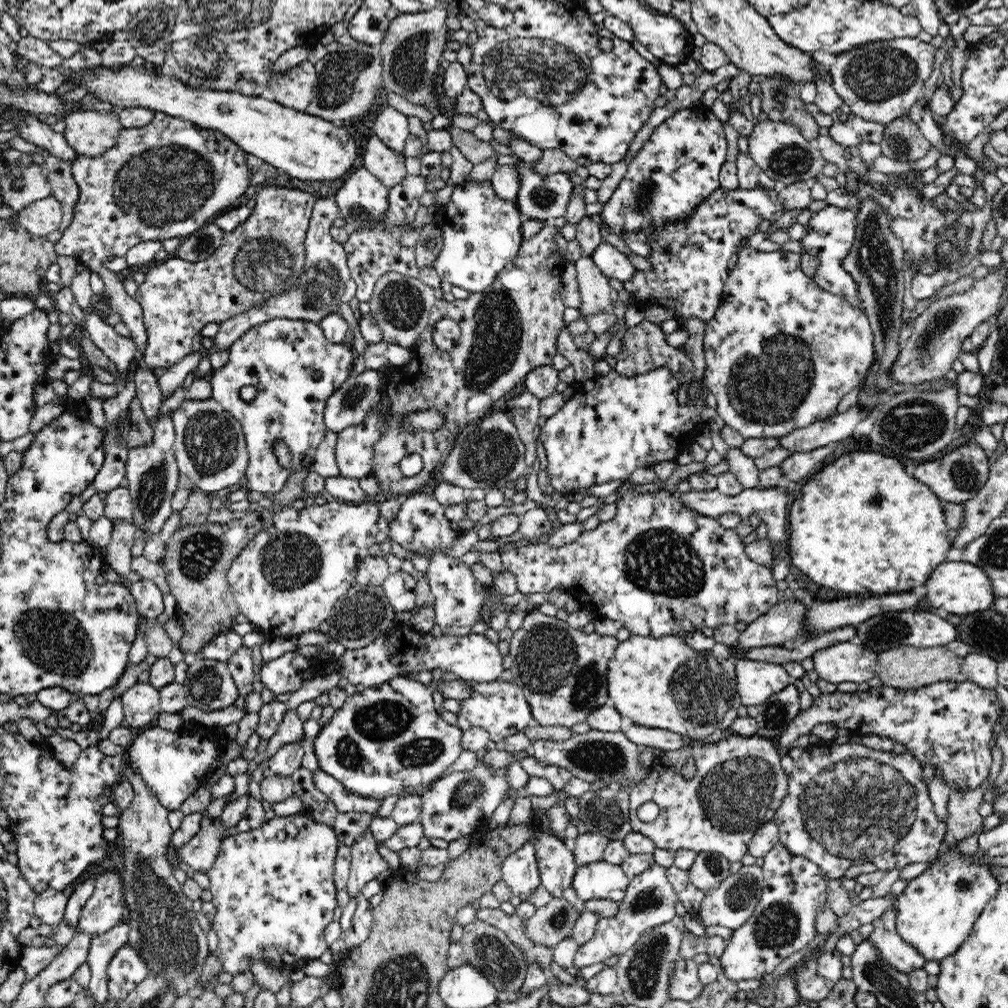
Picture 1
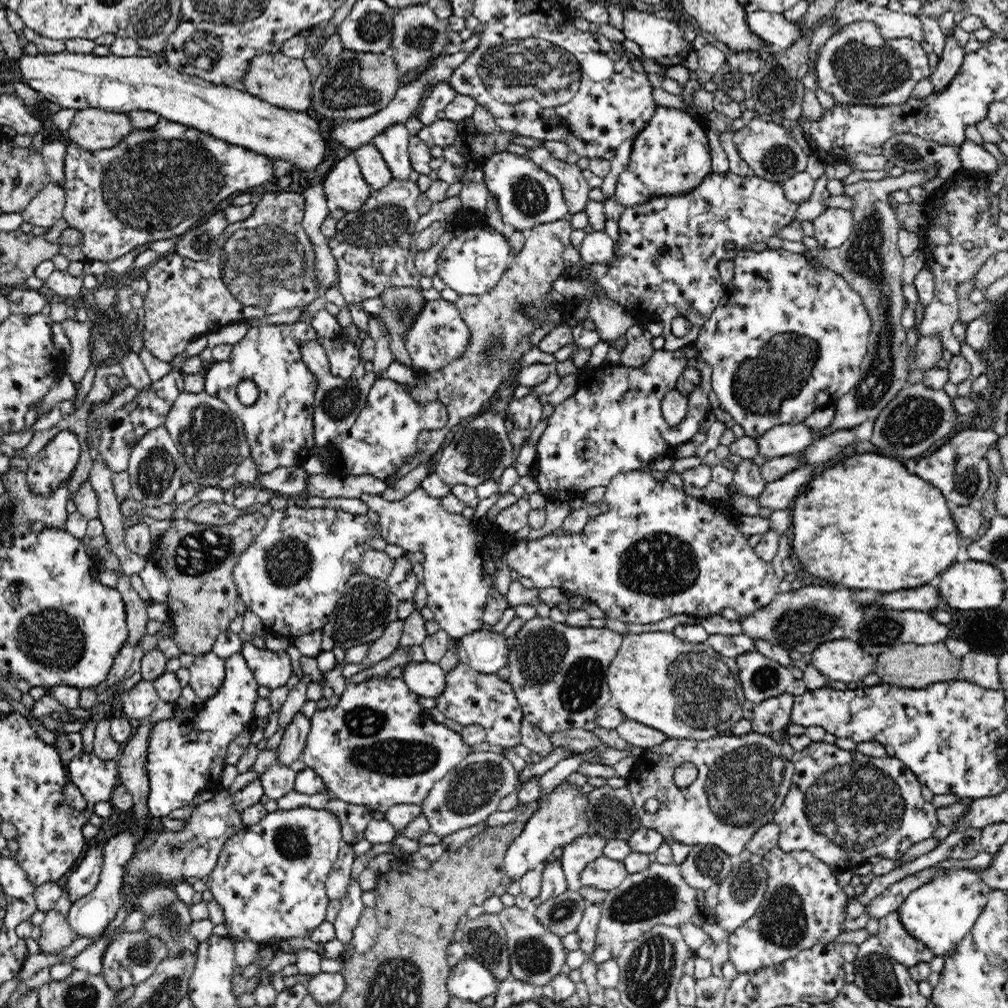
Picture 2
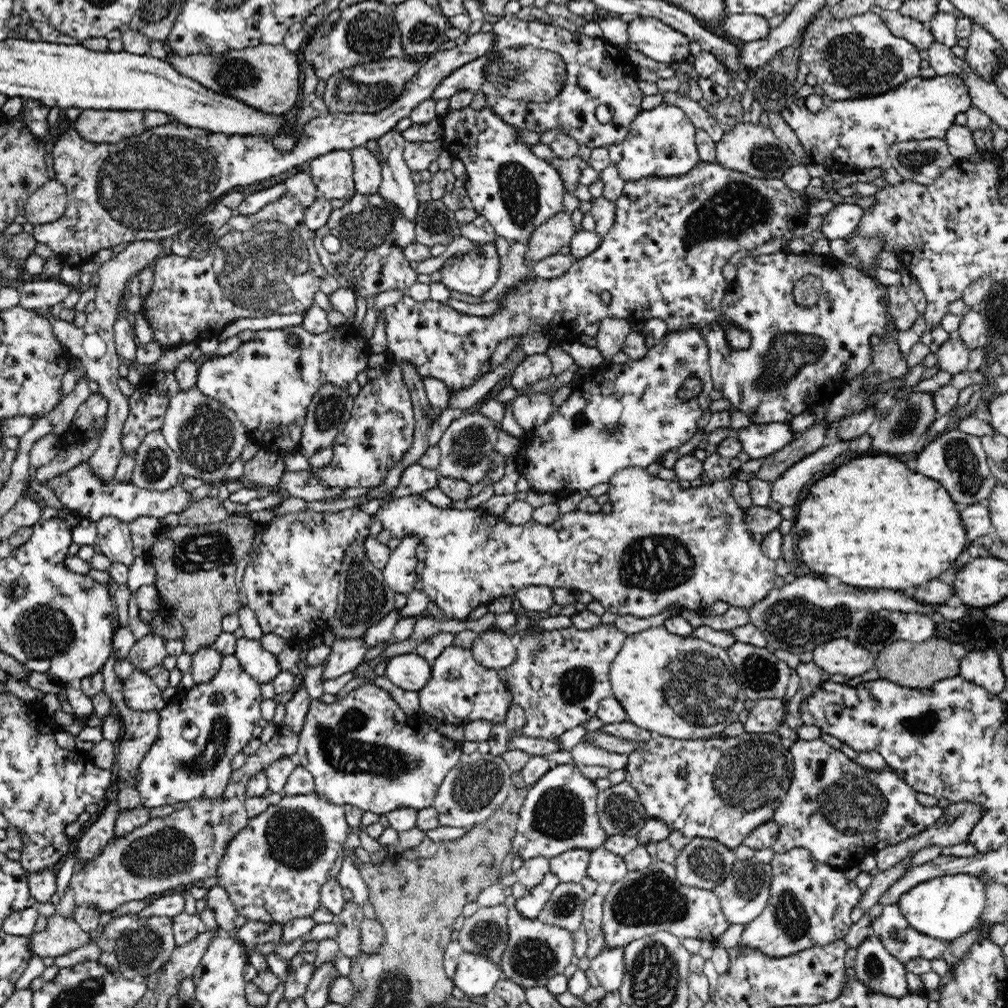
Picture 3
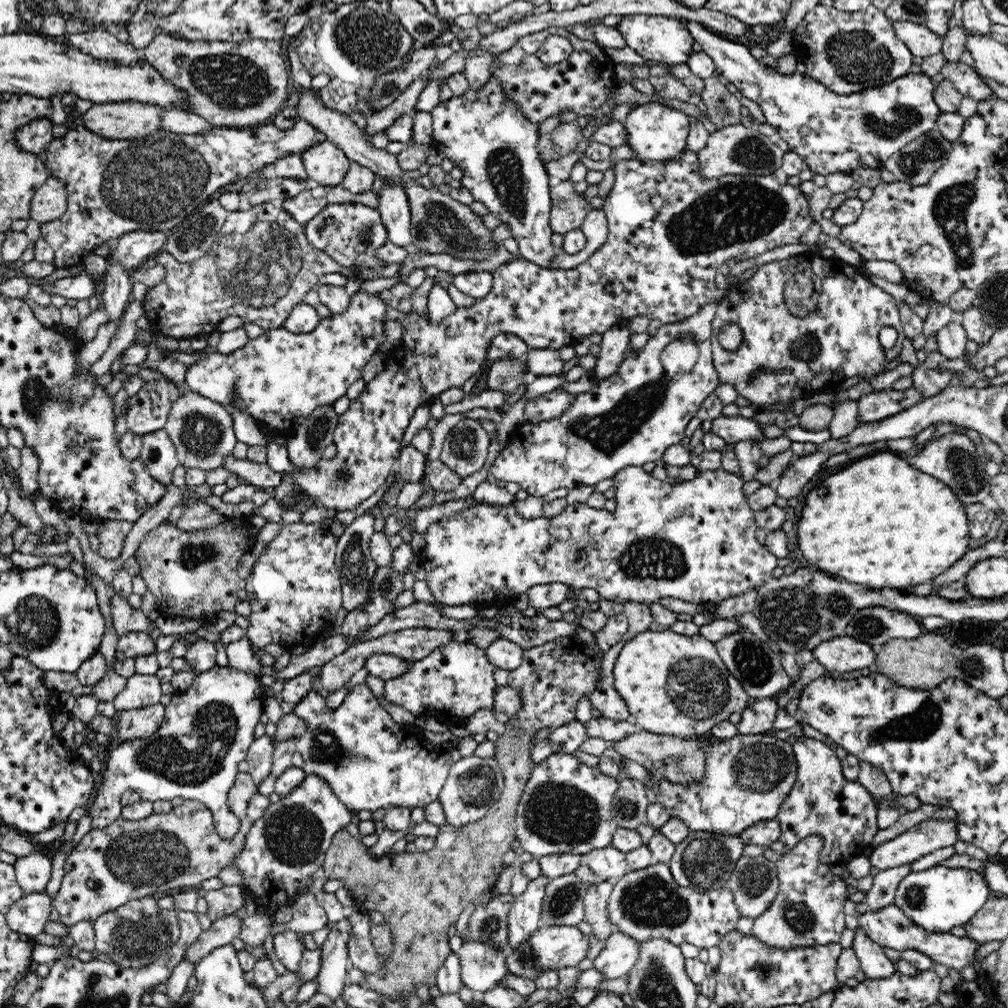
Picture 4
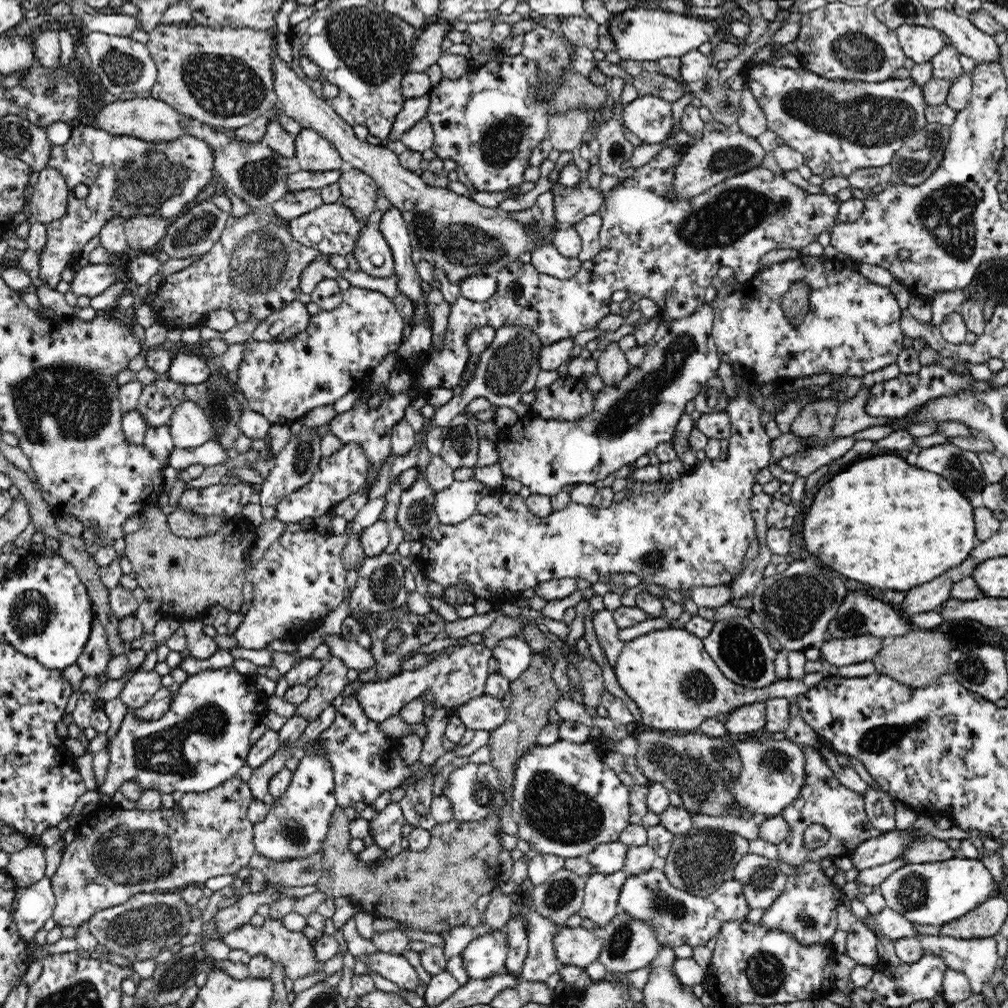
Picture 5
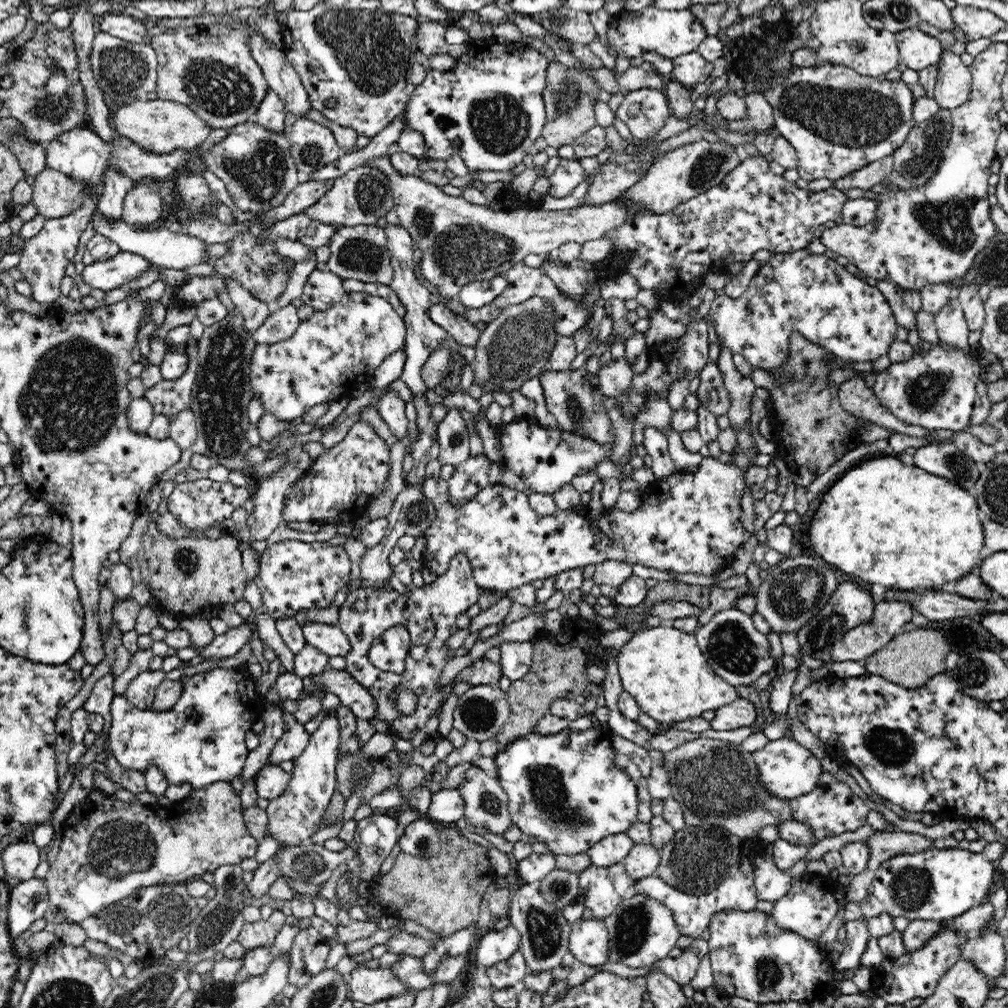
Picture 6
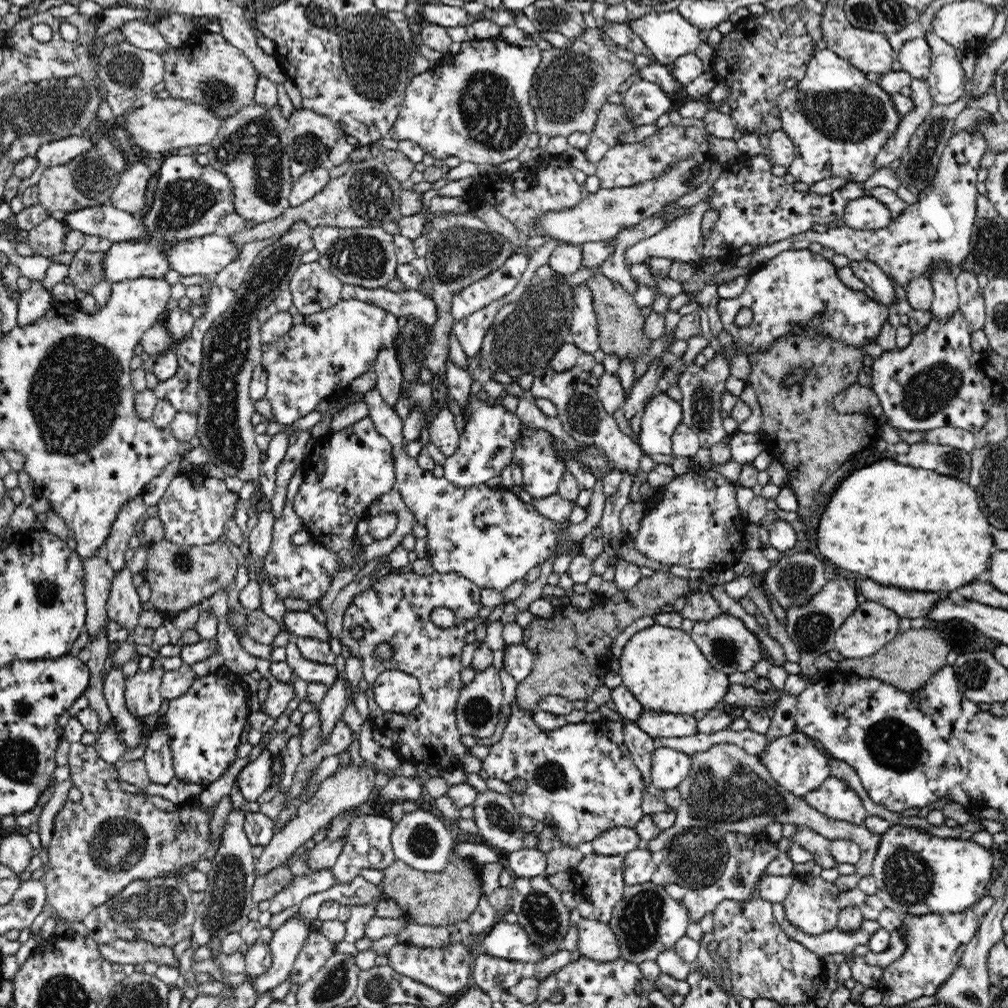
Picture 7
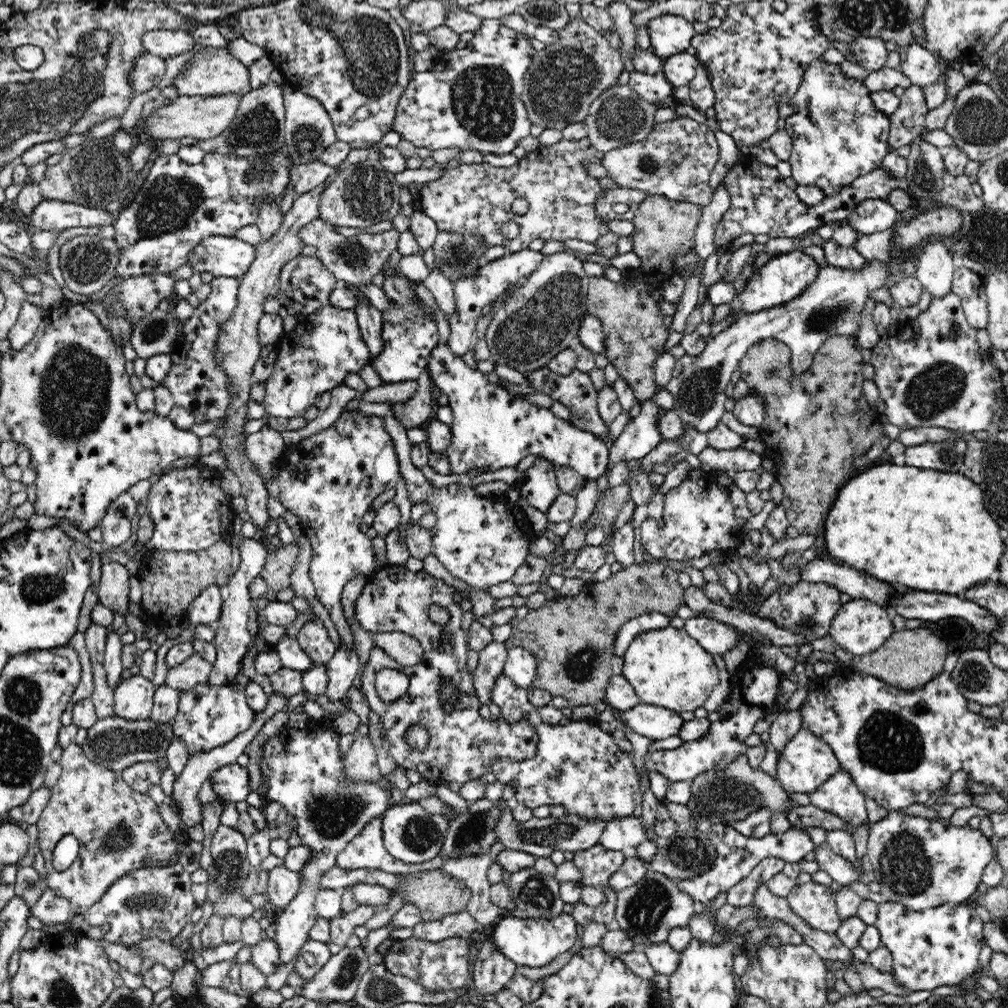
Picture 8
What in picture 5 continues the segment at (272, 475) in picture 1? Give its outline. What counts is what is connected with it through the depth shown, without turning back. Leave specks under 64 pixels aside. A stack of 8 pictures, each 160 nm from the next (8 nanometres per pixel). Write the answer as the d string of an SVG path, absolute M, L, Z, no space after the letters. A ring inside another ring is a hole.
M352 287L342 293L342 303L336 308L321 310L319 313L310 316L310 324L304 328L302 332L293 335L289 339L284 341L272 340L272 341L252 341L248 340L244 343L244 352L239 365L238 380L240 384L240 390L247 400L248 408L255 410L265 416L272 424L288 425L292 420L303 419L305 414L312 410L312 408L318 408L318 406L333 405L336 400L342 398L344 394L360 388L365 381L371 376L372 370L375 366L378 366L390 352L396 353L399 346L404 342L404 326L406 325L404 319L400 316L398 309L390 298L386 297L379 291L369 290L366 288ZM177 353L172 356L166 374L173 383L199 384L211 376L210 364L198 355Z

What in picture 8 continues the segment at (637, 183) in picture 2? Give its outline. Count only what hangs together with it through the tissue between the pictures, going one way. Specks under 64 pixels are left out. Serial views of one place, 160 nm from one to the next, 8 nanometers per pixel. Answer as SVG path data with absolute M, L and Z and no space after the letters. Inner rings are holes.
M634 69L630 71L628 84L640 97L646 98L646 101L660 105L660 107L667 106L667 98L672 94L673 86L662 72L648 74Z

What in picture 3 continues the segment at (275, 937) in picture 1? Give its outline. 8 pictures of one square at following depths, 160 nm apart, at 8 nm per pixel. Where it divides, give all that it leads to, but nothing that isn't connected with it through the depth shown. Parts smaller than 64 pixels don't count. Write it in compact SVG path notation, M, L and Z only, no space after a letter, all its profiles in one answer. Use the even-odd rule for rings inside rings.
M315 790L308 794L292 794L284 795L281 801L276 806L269 806L264 812L258 814L254 818L249 819L247 827L243 828L230 842L226 849L226 854L220 862L217 869L219 885L225 888L225 891L230 895L230 900L234 903L235 909L240 916L246 916L250 920L262 920L262 922L277 922L284 925L295 918L306 918L312 914L312 910L320 907L320 890L322 885L327 881L328 870L334 864L335 860L342 852L342 845L346 842L348 835L352 833L352 826L348 824L345 807L342 804L334 804L326 800L321 794Z

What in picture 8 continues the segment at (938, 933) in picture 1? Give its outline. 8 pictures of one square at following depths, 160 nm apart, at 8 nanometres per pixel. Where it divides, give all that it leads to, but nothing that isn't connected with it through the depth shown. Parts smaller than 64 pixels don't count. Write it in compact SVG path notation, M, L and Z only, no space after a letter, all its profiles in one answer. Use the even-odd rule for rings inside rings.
M900 808L887 810L884 818L876 822L868 821L864 826L868 831L867 857L872 863L875 881L881 886L881 894L885 900L900 902L915 911L936 908L940 904L972 903L984 867L995 858L990 839L980 829L968 824L954 826L948 817L928 819L906 814Z

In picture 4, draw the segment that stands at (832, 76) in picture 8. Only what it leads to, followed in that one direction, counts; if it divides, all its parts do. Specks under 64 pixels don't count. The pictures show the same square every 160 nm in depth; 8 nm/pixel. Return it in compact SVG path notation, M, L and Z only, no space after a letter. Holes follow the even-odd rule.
M682 21L685 21L685 25L691 30L694 40L700 44L702 50L713 58L717 73L726 76L740 89L746 99L759 105L766 123L776 129L776 137L788 143L790 152L799 154L814 174L826 177L836 172L851 174L858 168L881 170L896 151L937 127L936 120L941 111L933 100L935 79L922 73L905 74L883 87L867 88L846 95L836 94L806 73L779 73L776 68L760 63L760 60L748 51L747 45L742 45L736 40L731 41L725 35L710 31L696 22Z

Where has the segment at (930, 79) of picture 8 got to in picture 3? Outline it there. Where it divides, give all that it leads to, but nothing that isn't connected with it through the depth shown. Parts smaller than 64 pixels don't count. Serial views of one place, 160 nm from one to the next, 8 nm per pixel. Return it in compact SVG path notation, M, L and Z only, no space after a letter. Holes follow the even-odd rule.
M874 5L871 10L884 19L894 36L904 37L910 44L915 45L918 50L927 51L932 43L936 41L930 30L929 23L923 23L904 16L898 10L884 10L877 5Z

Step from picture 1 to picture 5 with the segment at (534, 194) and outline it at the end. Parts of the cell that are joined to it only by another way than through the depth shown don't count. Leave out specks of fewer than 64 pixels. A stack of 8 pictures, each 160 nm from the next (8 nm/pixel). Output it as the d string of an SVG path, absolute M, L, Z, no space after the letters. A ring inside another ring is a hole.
M499 53L480 66L470 67L466 74L456 80L442 76L430 88L427 95L430 105L425 119L434 132L431 149L436 153L438 161L456 161L468 175L474 191L498 192L514 189L525 182L522 176L529 167L529 158L534 148L547 137L551 103L549 80L540 72L535 60L526 58L521 53L513 56ZM542 246L532 252L531 263L542 274L555 276L560 280L571 279L580 268L582 262L578 257L566 258L553 246Z

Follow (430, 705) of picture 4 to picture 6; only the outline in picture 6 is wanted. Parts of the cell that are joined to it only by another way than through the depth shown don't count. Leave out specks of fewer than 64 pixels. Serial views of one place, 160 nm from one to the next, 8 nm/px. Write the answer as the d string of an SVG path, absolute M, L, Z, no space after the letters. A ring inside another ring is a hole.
M326 670L324 673L312 674L310 679L316 688L336 694L340 705L346 706L354 717L375 719L377 706L374 697L348 671Z

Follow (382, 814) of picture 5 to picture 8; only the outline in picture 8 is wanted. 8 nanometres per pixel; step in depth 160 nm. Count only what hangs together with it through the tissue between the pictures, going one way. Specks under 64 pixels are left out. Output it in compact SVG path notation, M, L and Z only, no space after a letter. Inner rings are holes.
M381 818L370 821L350 842L340 851L336 865L342 869L375 869L390 872L395 875L409 875L440 869L448 860L444 855L421 864L407 864L395 860L386 850L382 840Z

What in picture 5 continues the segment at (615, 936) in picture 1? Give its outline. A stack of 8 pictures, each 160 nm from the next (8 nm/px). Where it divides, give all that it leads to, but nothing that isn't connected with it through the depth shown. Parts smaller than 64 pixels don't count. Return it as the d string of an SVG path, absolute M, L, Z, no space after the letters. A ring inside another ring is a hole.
M655 869L628 876L622 885L617 904L621 912L627 912L636 920L651 922L664 947L681 944L704 946L710 938L715 938L724 921L744 921L751 911L743 893L743 884L737 878L726 880L710 896L701 897L672 886L664 872Z

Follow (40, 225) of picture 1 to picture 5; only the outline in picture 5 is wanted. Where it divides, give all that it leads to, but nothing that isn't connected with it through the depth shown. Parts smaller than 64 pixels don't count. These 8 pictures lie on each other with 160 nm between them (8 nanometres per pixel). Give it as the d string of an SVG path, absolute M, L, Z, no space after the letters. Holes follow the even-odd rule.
M53 167L38 172L29 209L32 218L44 224L58 220L67 211L69 187L62 174Z

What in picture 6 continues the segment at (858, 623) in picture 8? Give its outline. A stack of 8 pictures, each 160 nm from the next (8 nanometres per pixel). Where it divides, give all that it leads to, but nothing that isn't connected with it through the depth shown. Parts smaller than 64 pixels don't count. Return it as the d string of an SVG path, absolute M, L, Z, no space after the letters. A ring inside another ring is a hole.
M878 602L873 608L873 616L869 622L848 630L841 640L834 644L832 658L838 662L866 660L889 644L897 635L903 634L902 627L912 620L913 609L908 602Z

